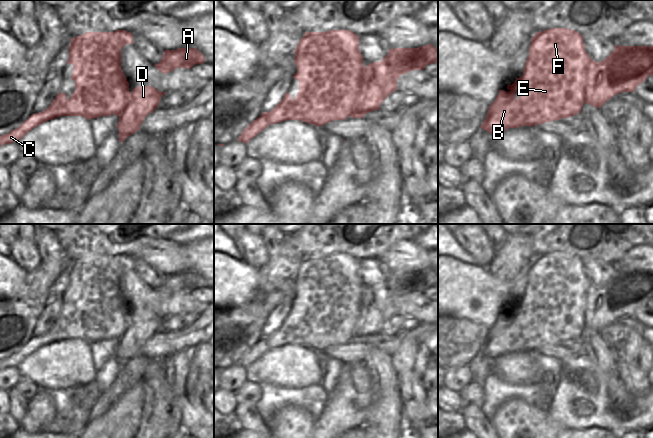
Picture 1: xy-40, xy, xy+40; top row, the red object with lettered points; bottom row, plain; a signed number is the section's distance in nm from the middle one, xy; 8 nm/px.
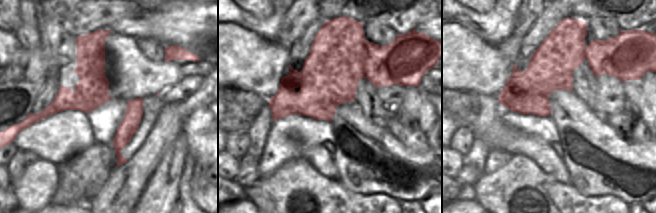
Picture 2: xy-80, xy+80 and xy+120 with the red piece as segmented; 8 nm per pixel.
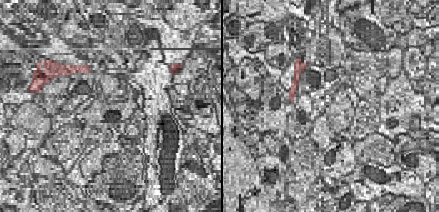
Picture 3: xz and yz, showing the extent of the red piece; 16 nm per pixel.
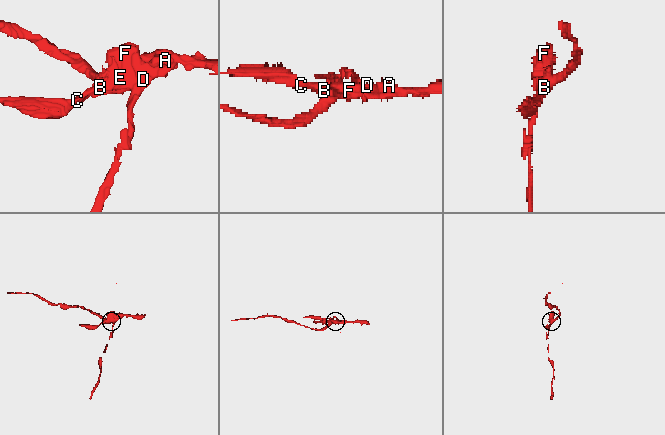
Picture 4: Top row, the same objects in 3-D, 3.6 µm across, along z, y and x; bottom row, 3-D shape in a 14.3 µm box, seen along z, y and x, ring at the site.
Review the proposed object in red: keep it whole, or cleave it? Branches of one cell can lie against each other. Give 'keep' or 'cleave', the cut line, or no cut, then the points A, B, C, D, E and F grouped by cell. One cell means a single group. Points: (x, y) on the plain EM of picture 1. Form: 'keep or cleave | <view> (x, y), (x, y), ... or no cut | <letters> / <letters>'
cleave | xy+40 (582, 271), (577, 284), (582, 285), (586, 291), (585, 325) | A D / B C E F

